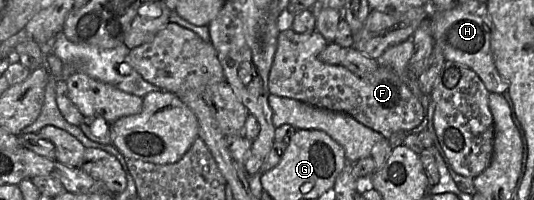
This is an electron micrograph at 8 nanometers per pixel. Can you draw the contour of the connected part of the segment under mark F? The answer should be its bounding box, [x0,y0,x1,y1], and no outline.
[268,16,425,139]

